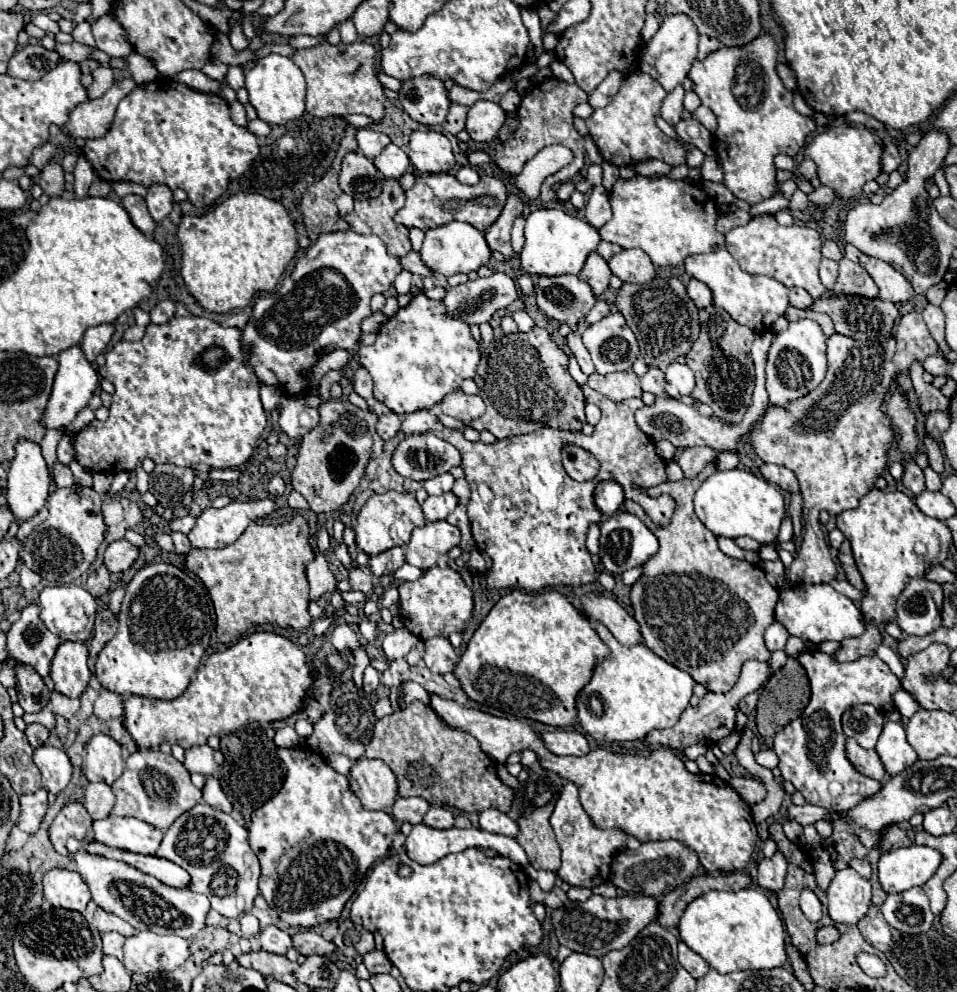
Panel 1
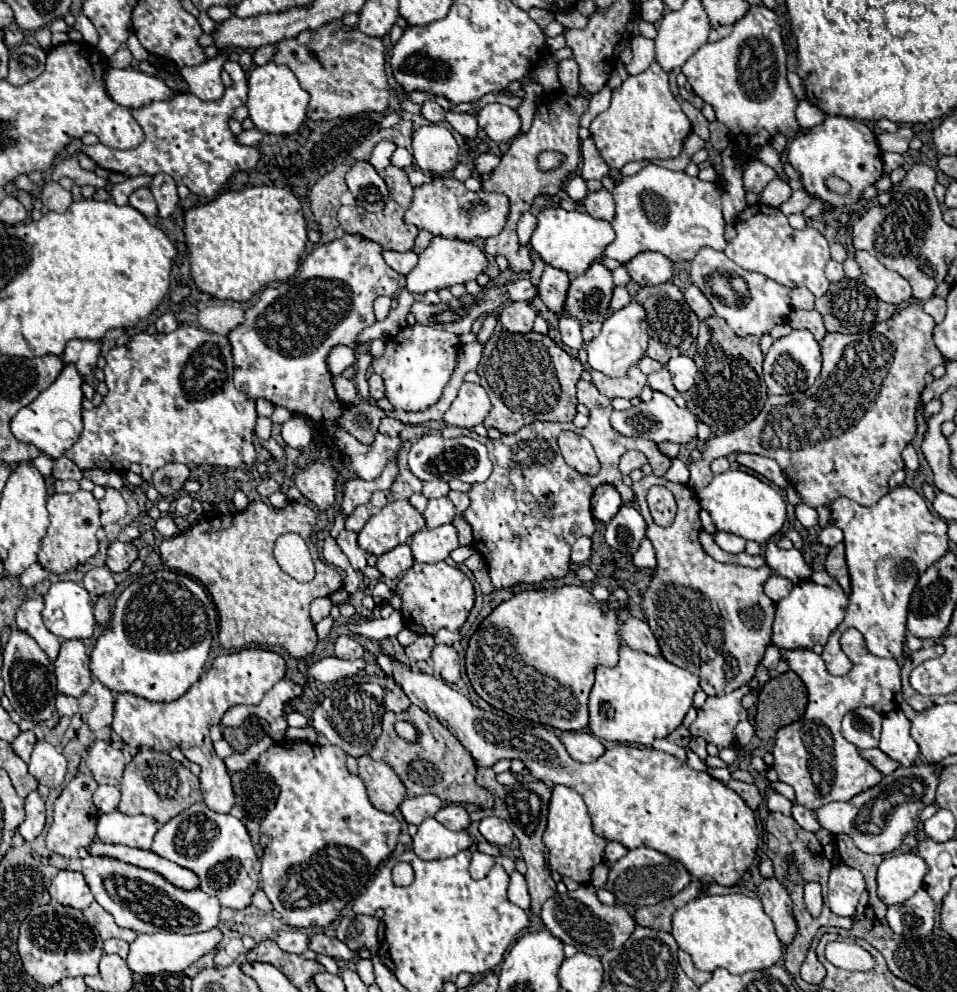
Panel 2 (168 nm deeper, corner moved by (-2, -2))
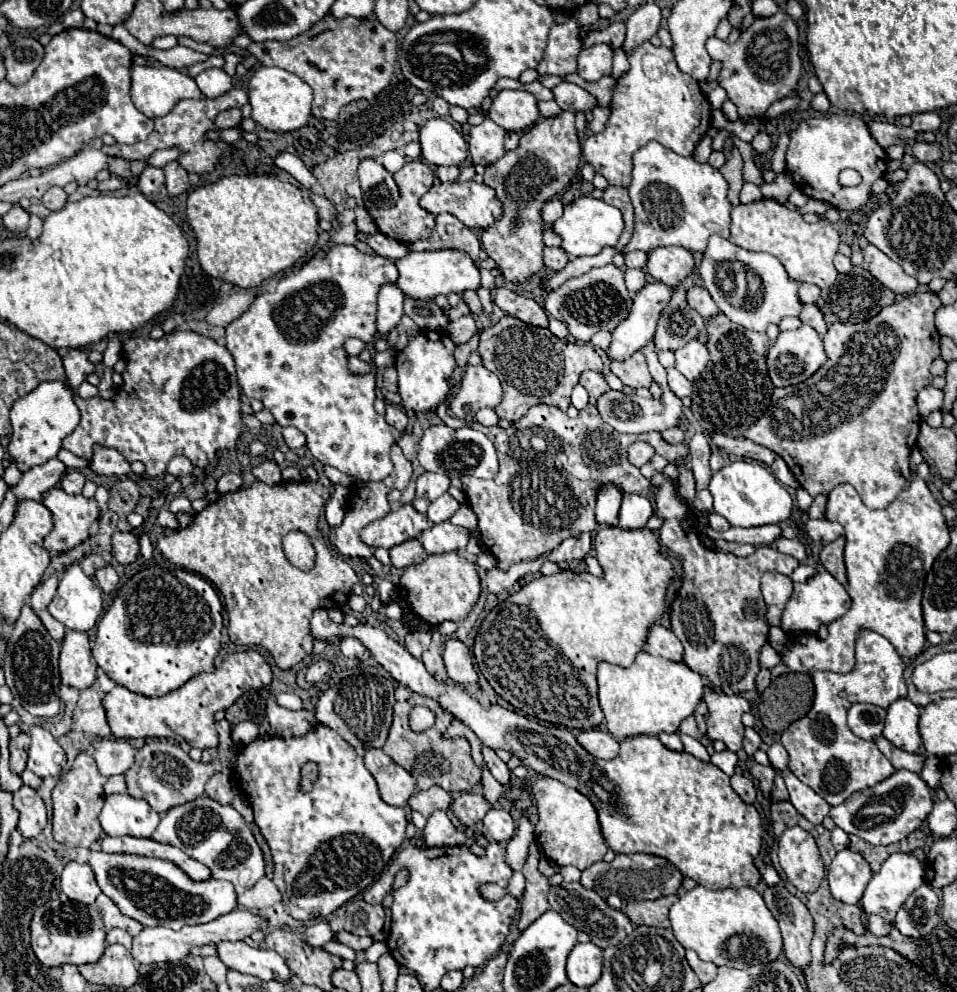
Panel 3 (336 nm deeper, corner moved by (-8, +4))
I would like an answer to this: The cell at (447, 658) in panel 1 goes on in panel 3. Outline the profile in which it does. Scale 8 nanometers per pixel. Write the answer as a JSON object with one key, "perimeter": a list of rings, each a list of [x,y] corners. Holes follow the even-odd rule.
{"perimeter":[[[450,638],[444,646],[444,664],[452,682],[462,686],[478,686],[478,674],[472,664],[470,650],[456,638]]]}

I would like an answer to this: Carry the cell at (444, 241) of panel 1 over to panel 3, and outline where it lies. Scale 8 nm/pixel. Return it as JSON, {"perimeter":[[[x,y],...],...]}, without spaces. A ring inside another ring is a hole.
{"perimeter":[[[438,250],[438,252],[408,252],[404,258],[394,260],[398,268],[396,286],[408,296],[416,300],[434,300],[438,294],[462,294],[464,290],[480,288],[480,272],[474,266],[474,260],[458,250]]]}

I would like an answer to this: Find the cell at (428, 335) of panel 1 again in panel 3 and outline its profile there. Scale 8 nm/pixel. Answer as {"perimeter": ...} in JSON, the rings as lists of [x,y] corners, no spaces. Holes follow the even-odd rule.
{"perimeter":[[[418,332],[410,344],[398,352],[398,394],[402,396],[402,406],[414,412],[426,412],[436,408],[448,394],[448,380],[456,366],[454,362],[454,342],[446,332]]]}

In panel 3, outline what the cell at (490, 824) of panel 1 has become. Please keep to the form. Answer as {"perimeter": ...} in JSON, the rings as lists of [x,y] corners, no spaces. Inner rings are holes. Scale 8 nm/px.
{"perimeter":[[[492,808],[484,816],[484,830],[490,840],[508,842],[516,832],[516,822],[512,820],[510,812],[506,812],[502,808]]]}

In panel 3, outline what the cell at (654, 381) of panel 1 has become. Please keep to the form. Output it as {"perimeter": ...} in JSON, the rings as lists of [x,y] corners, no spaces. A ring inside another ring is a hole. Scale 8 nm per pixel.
{"perimeter":[[[668,368],[668,386],[678,396],[692,396],[692,382],[688,382],[676,368]]]}

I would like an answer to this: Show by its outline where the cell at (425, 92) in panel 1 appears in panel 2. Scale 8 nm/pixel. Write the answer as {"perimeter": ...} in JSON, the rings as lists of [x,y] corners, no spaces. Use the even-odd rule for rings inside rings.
{"perimeter":[[[426,100],[426,102],[422,104],[422,116],[424,116],[428,122],[440,124],[440,122],[444,122],[446,112],[444,112],[444,108],[442,108],[438,102],[434,102],[434,100]]]}

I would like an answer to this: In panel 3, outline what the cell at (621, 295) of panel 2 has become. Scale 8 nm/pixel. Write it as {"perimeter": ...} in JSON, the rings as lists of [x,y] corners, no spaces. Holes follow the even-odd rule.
{"perimeter":[[[626,268],[624,274],[626,274],[626,286],[628,286],[628,290],[630,290],[632,294],[636,294],[636,292],[646,284],[646,274],[644,274],[644,270]]]}

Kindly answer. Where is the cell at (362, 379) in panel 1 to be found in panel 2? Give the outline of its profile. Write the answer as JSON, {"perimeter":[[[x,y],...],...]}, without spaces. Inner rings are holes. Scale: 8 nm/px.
{"perimeter":[[[370,374],[368,384],[370,384],[370,396],[374,400],[380,400],[384,396],[384,382],[382,382],[382,378],[378,374]]]}

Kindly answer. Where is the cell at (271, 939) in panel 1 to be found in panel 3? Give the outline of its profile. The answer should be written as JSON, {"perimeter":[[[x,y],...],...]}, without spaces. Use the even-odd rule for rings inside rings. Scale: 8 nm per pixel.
{"perimeter":[[[326,920],[322,922],[316,922],[316,924],[310,924],[304,932],[304,940],[310,944],[310,946],[324,946],[326,942],[330,942],[334,938],[334,932],[330,928],[330,924]]]}

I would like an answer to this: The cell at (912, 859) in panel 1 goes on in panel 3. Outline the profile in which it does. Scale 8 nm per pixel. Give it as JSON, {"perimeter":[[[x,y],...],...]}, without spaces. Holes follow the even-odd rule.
{"perimeter":[[[890,854],[886,858],[886,862],[882,864],[880,872],[876,872],[872,876],[872,880],[868,882],[864,896],[860,900],[860,906],[866,914],[878,914],[886,920],[894,920],[896,912],[900,910],[900,906],[904,904],[904,900],[908,898],[908,894],[912,894],[918,886],[924,884],[924,866],[916,860],[916,856],[912,854]]]}

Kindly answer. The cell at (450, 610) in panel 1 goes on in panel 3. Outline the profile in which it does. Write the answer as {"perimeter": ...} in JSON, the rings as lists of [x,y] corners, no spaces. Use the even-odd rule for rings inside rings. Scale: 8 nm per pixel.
{"perimeter":[[[458,552],[430,554],[424,562],[404,568],[400,586],[406,588],[408,602],[412,604],[416,614],[422,616],[432,626],[438,626],[444,620],[458,622],[466,618],[480,596],[480,580],[476,566],[462,558]]]}

